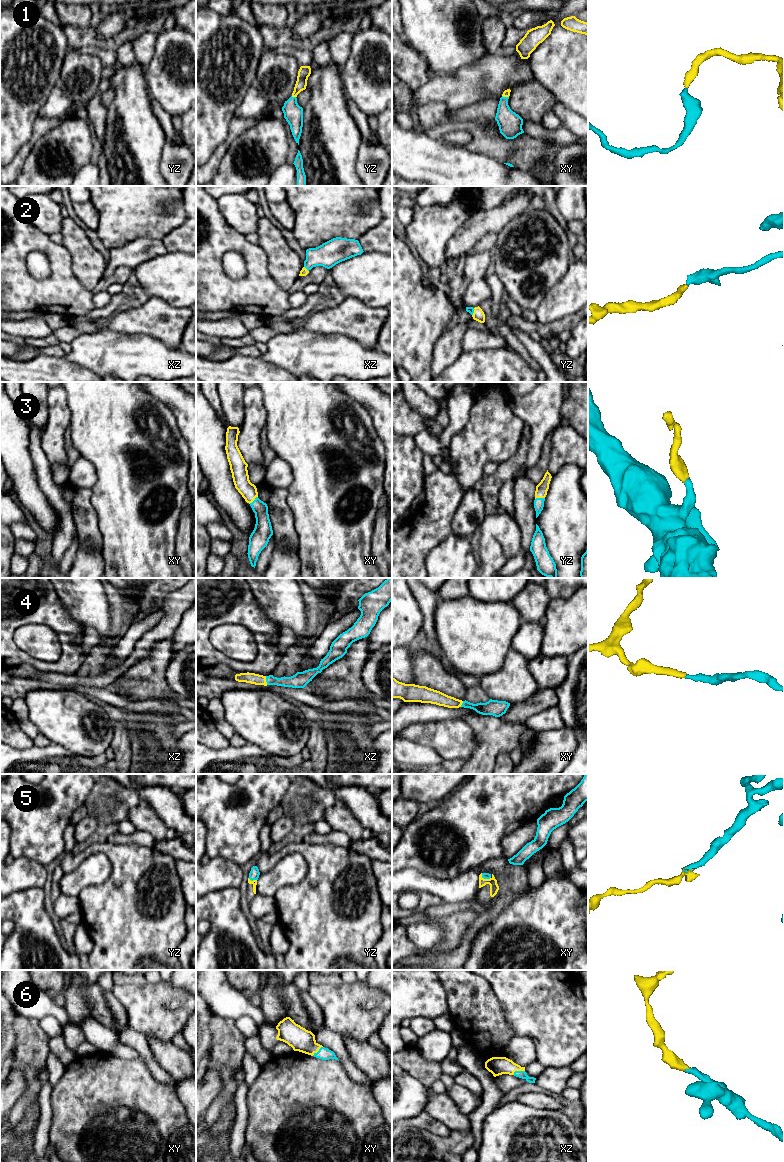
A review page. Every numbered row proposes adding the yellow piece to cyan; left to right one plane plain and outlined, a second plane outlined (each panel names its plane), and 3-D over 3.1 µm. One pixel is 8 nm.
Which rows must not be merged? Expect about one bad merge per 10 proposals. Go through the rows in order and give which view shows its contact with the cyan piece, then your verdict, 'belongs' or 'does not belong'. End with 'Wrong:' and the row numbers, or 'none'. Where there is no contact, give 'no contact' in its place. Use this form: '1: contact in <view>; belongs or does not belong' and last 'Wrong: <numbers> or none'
1: contact in yz; belongs
2: contact in yz; belongs
3: contact in yz; belongs
4: contact in xz; belongs
5: contact in yz; belongs
6: contact in xz; belongs
Wrong: none

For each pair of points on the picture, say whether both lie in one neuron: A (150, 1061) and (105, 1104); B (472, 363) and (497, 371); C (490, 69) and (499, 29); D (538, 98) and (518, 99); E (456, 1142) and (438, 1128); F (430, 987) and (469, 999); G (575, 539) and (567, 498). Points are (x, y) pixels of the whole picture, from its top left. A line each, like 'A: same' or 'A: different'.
A: different
B: same
C: different
D: same
E: different
F: different
G: same

